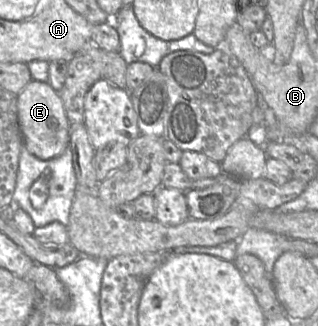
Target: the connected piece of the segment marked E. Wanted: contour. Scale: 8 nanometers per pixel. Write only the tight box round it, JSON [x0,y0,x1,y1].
[17,79,70,160]

